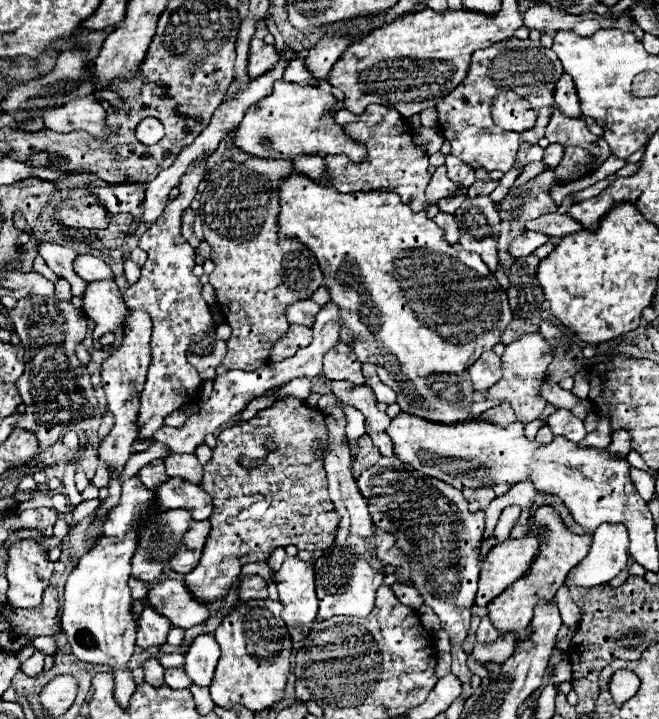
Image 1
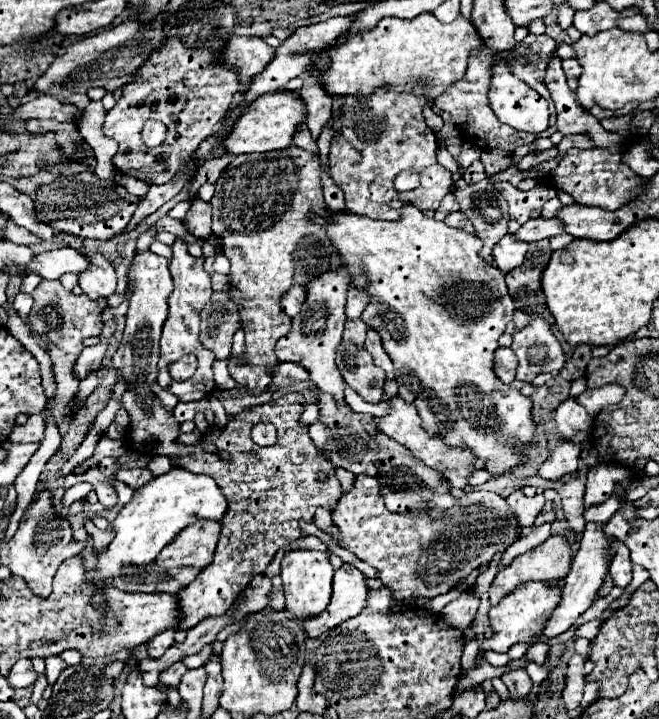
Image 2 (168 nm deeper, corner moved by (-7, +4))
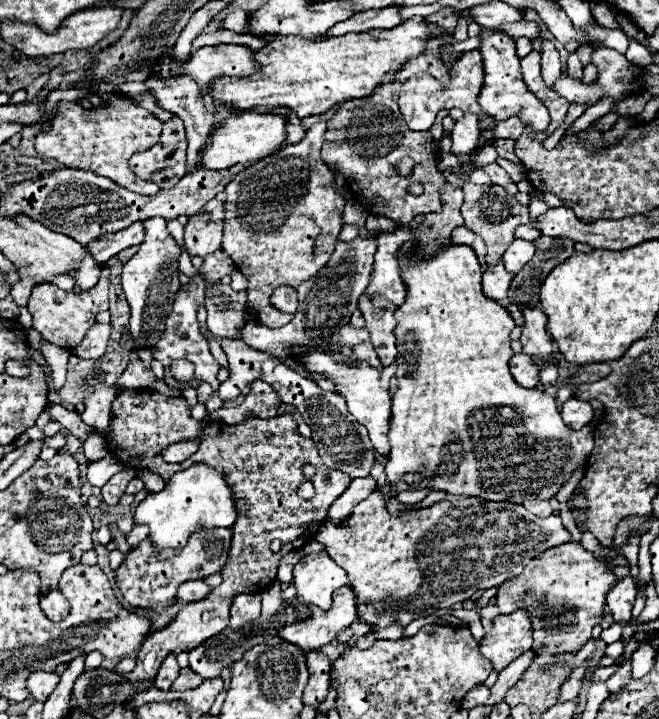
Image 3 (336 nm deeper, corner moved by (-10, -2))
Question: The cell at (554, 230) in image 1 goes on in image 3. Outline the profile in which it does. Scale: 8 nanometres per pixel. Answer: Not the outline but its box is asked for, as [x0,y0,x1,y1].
[504,240,534,274]

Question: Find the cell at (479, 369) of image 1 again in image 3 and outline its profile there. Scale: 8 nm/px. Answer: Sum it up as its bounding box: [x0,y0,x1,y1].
[510,354,540,388]

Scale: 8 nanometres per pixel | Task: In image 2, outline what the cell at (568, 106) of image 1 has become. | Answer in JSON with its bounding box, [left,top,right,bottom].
[563,58,581,92]

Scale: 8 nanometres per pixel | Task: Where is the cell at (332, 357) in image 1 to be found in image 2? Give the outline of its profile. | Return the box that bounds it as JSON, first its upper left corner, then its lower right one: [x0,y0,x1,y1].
[343,320,367,348]

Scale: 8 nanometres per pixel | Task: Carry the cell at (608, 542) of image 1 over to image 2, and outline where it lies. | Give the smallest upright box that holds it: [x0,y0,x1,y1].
[609,540,631,586]

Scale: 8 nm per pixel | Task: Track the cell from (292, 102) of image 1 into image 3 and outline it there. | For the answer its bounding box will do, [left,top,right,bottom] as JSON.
[202,112,286,170]

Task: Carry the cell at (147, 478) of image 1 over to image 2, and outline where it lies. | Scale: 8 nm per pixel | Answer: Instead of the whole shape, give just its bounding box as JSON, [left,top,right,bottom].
[117,468,153,490]

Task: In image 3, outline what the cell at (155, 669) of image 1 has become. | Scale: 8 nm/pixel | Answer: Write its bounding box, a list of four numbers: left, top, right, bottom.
[172,668,204,690]

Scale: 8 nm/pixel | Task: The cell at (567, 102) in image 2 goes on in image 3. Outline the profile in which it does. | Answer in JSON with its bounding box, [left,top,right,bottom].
[540,40,562,86]

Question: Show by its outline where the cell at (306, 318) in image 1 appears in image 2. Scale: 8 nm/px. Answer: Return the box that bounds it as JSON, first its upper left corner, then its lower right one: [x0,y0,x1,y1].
[281,286,307,318]

